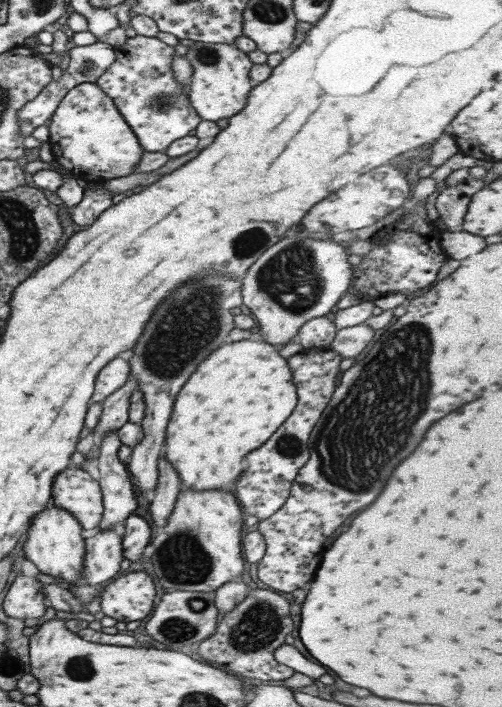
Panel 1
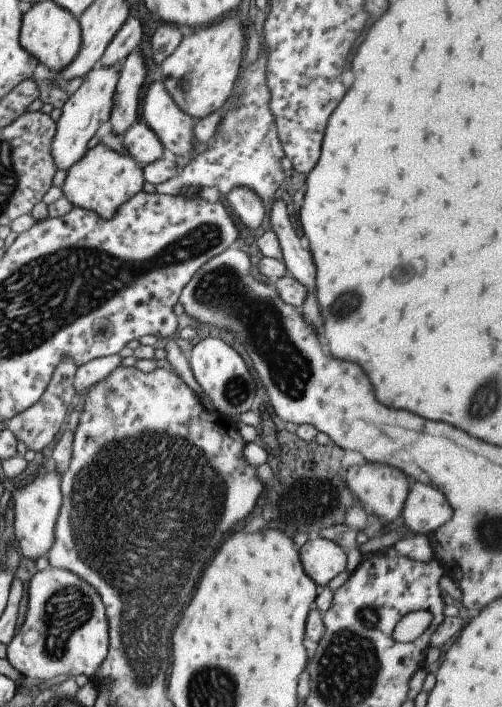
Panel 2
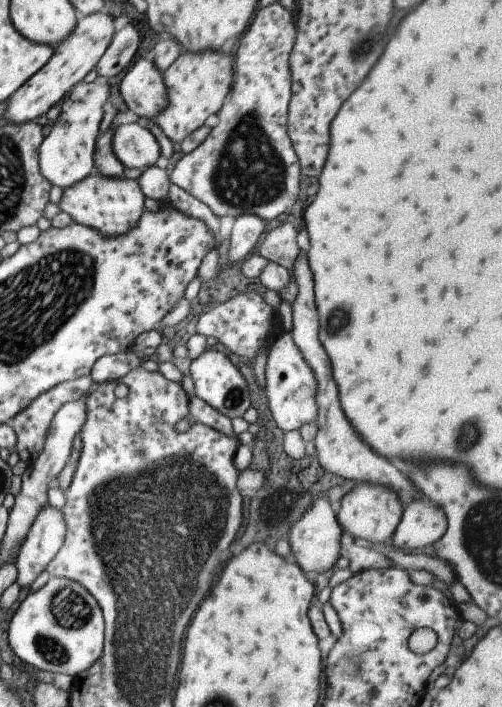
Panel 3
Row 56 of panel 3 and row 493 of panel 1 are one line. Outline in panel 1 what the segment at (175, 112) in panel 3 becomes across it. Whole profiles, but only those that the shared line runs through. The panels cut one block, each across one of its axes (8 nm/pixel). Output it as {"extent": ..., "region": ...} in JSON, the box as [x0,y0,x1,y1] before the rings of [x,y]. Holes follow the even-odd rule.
{"extent":[149,486,243,592],"region":[[[183,486],[180,487],[173,504],[173,510],[169,514],[166,523],[161,532],[155,532],[155,538],[151,538],[153,546],[153,554],[149,560],[151,562],[151,570],[153,576],[157,580],[157,584],[165,590],[165,592],[173,592],[174,590],[186,591],[214,591],[224,582],[237,580],[243,570],[243,558],[241,557],[241,508],[236,502],[233,494],[227,489],[215,490],[191,490]]]}

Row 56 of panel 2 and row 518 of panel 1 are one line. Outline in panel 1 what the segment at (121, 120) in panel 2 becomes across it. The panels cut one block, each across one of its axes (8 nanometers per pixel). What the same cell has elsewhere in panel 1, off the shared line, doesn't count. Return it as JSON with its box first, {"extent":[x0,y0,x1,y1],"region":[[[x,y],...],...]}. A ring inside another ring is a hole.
{"extent":[121,515,151,562],"region":[[[131,515],[122,522],[125,534],[121,539],[122,555],[129,562],[137,562],[141,557],[143,548],[149,544],[151,532],[147,522],[137,516]]]}

